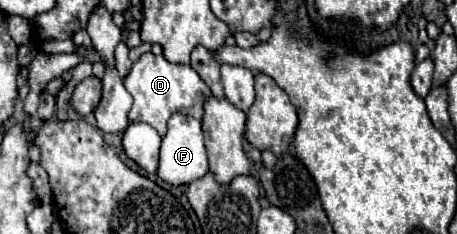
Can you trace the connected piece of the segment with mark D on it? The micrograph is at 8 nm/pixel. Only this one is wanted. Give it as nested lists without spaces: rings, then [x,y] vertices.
[[[152,52],[140,56],[140,60],[132,66],[130,74],[126,76],[124,86],[134,98],[134,106],[128,116],[130,122],[146,122],[156,128],[160,136],[166,134],[166,122],[176,112],[201,120],[204,116],[204,102],[212,96],[210,88],[192,66],[172,64],[164,56],[154,56]]]

